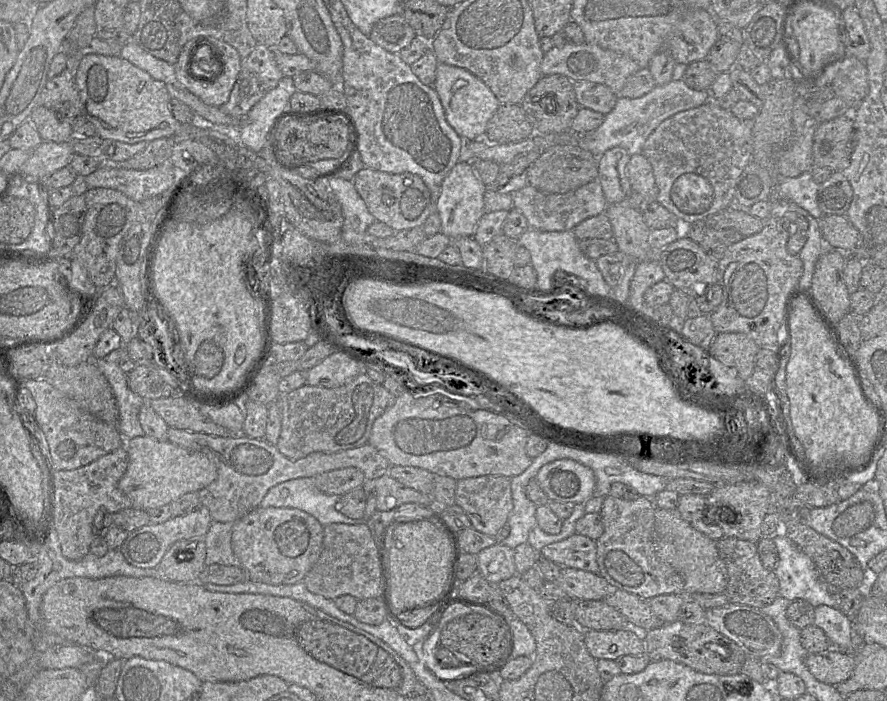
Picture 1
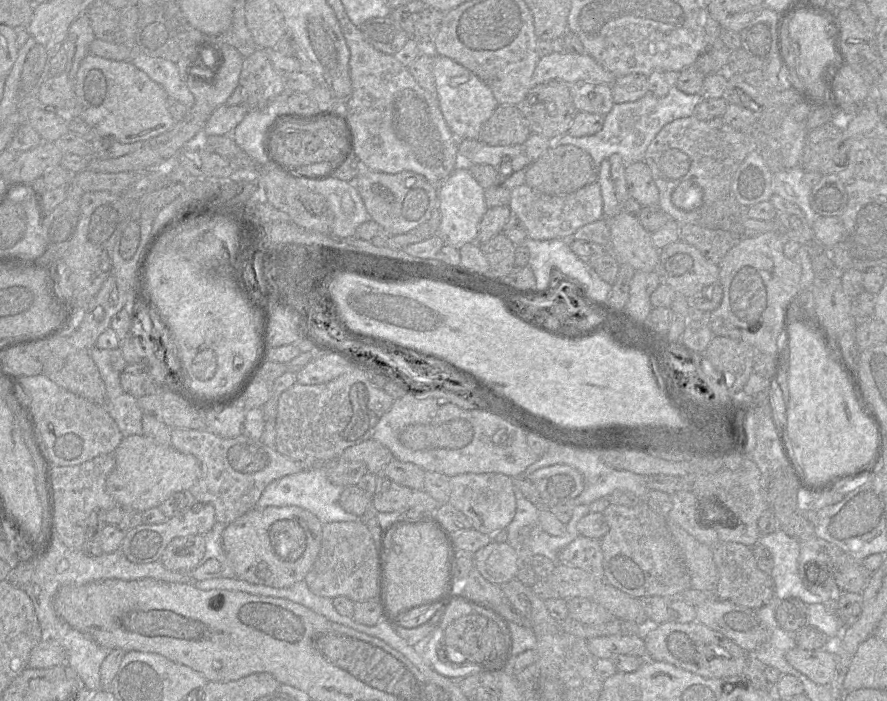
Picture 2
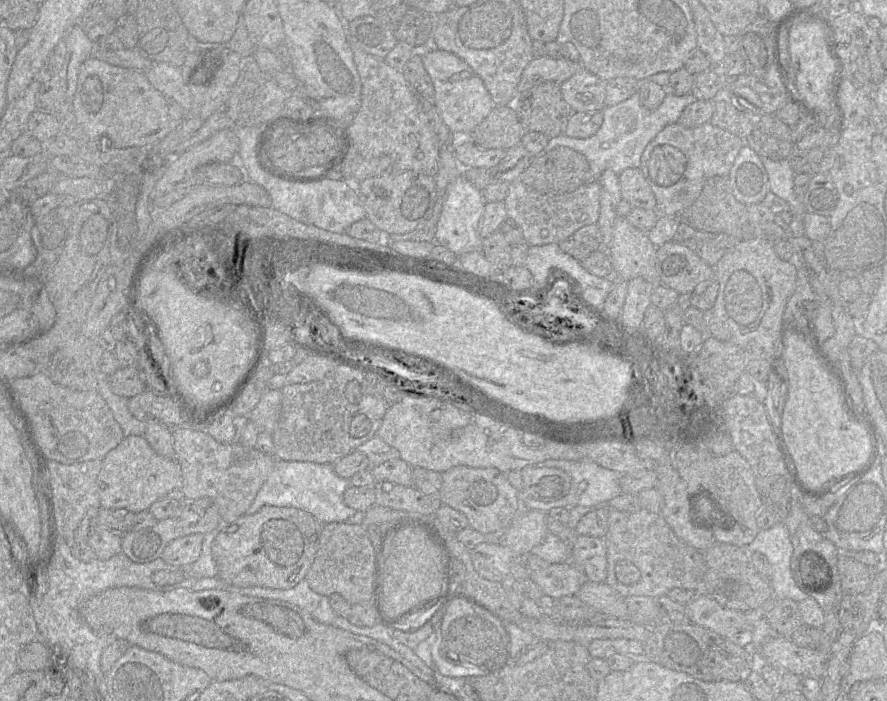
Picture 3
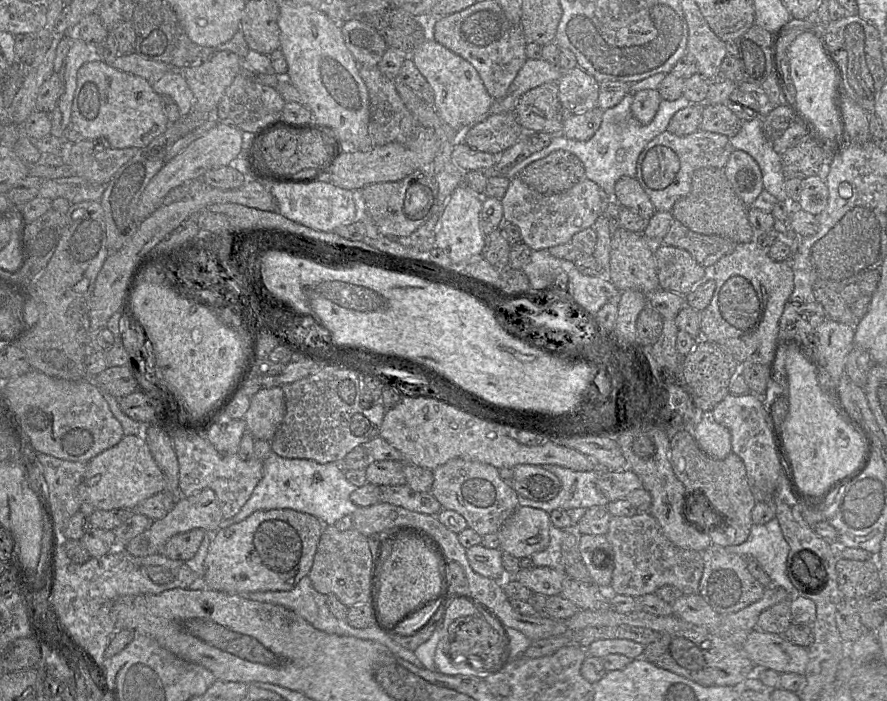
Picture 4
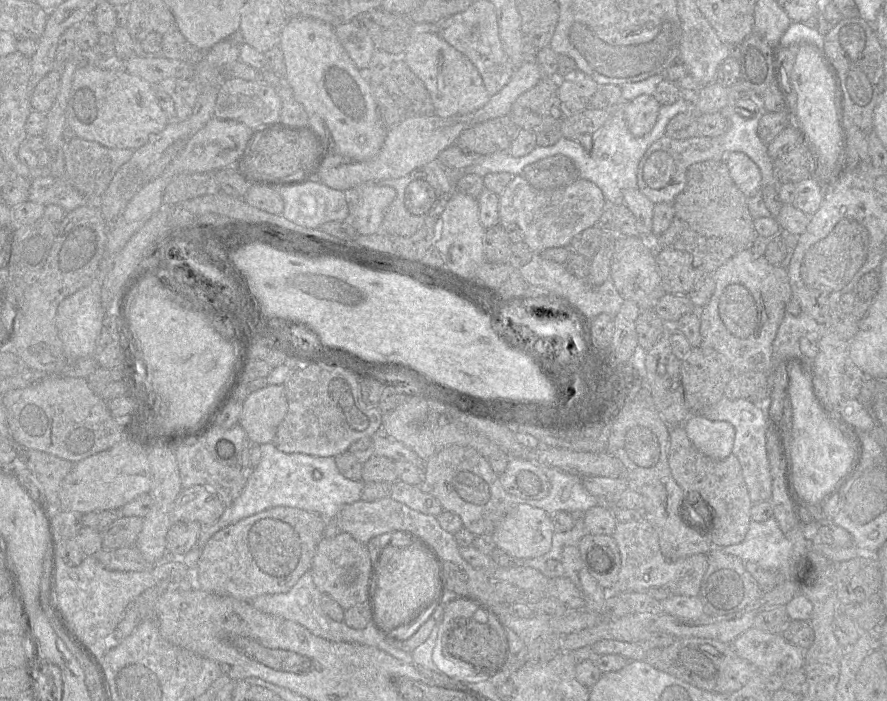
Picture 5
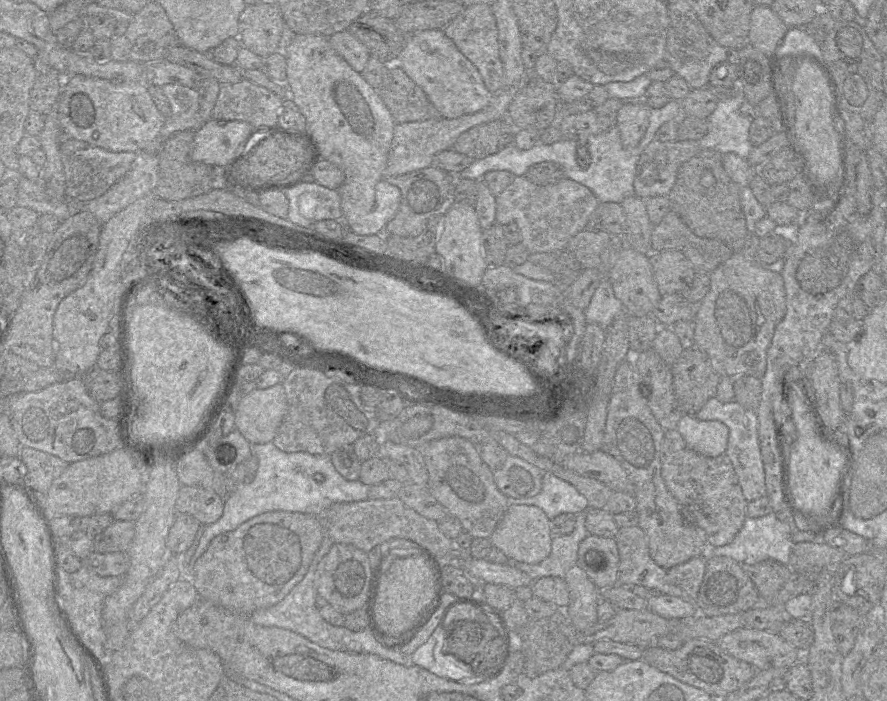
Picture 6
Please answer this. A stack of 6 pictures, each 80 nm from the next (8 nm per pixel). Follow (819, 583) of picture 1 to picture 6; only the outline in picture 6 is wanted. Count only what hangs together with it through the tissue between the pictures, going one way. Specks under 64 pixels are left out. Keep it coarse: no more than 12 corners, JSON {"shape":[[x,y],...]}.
{"shape":[[746,517],[733,541],[709,554],[740,564],[788,565],[791,520]]}

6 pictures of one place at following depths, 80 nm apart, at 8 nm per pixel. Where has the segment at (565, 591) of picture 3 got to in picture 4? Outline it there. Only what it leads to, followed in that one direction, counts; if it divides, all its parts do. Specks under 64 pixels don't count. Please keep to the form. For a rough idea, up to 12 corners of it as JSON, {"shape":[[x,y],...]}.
{"shape":[[521,568],[513,578],[534,593],[558,595],[567,575]]}

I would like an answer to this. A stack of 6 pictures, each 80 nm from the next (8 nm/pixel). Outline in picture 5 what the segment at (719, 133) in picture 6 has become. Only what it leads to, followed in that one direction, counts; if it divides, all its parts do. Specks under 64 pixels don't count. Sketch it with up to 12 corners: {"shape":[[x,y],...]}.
{"shape":[[731,104],[719,111],[728,121],[719,137],[726,153],[743,152],[760,169],[762,186],[778,183],[759,117],[745,118]]}

